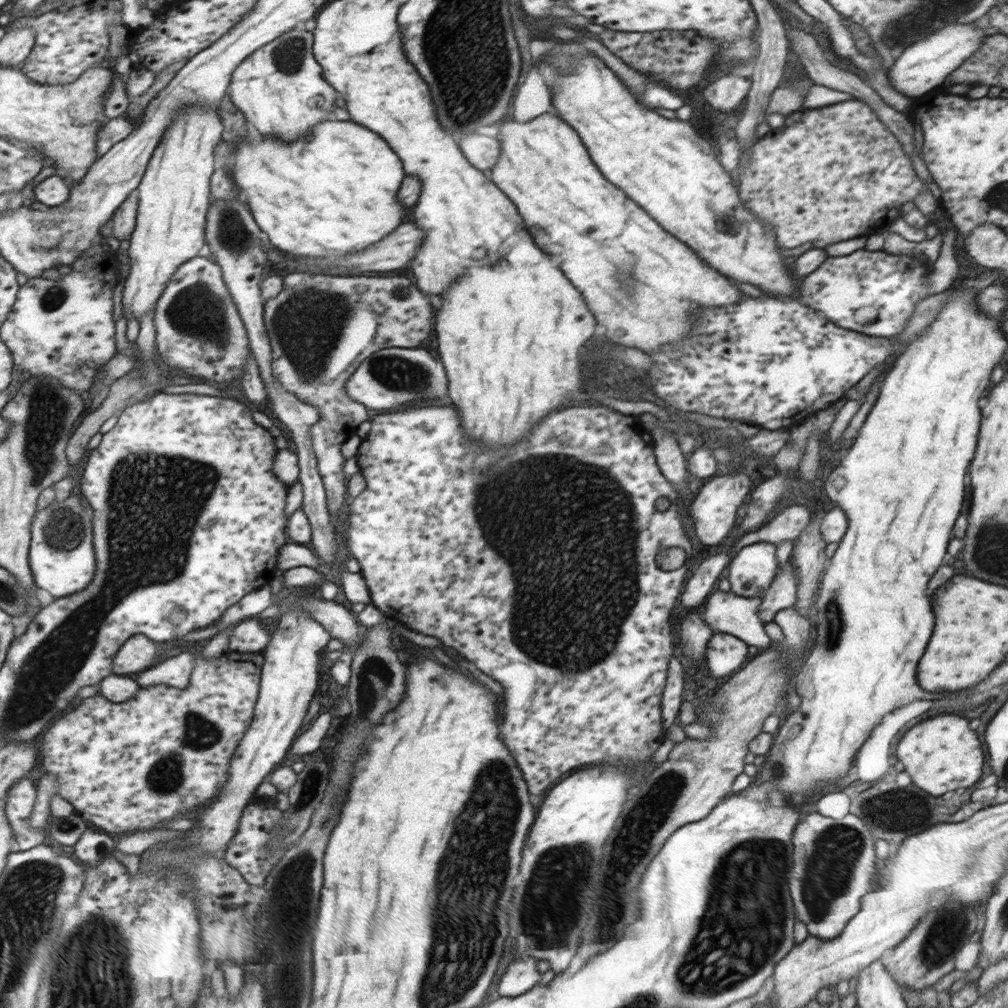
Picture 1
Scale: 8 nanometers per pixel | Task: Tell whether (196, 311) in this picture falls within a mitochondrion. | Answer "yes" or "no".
yes

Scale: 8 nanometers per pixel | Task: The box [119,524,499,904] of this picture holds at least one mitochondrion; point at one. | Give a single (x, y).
(166, 775)

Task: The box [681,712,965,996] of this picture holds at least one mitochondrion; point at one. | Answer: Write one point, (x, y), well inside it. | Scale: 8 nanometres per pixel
(835, 852)

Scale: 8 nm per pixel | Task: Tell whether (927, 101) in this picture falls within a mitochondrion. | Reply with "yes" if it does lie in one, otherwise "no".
no

